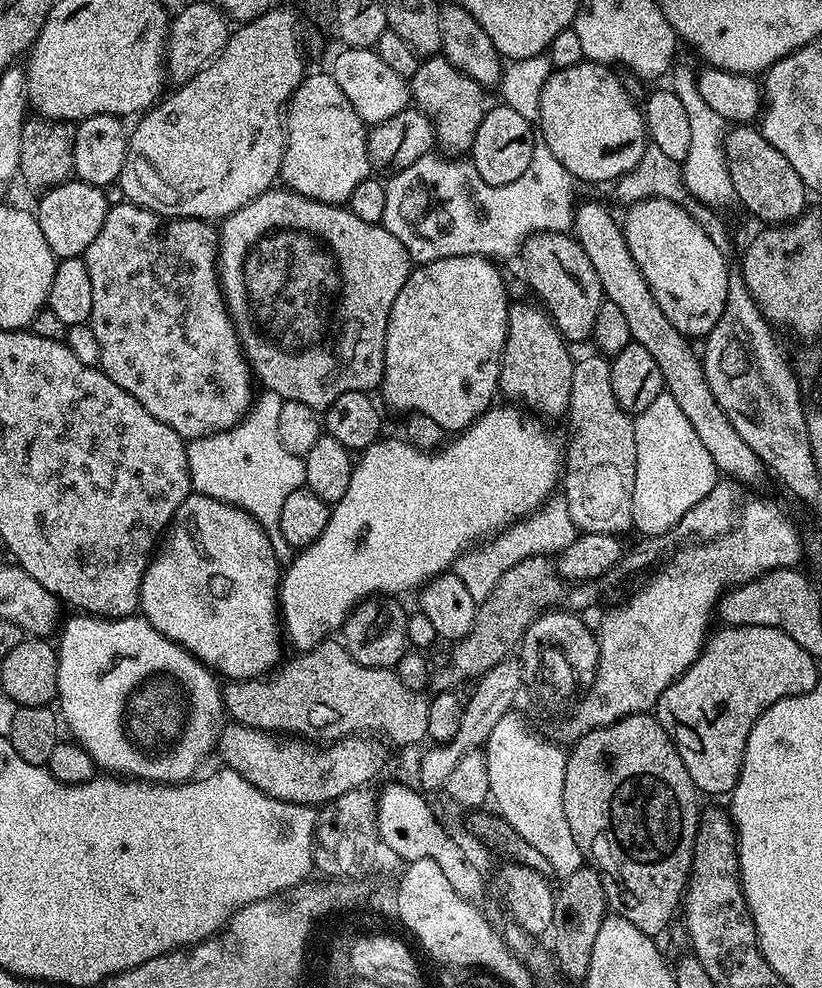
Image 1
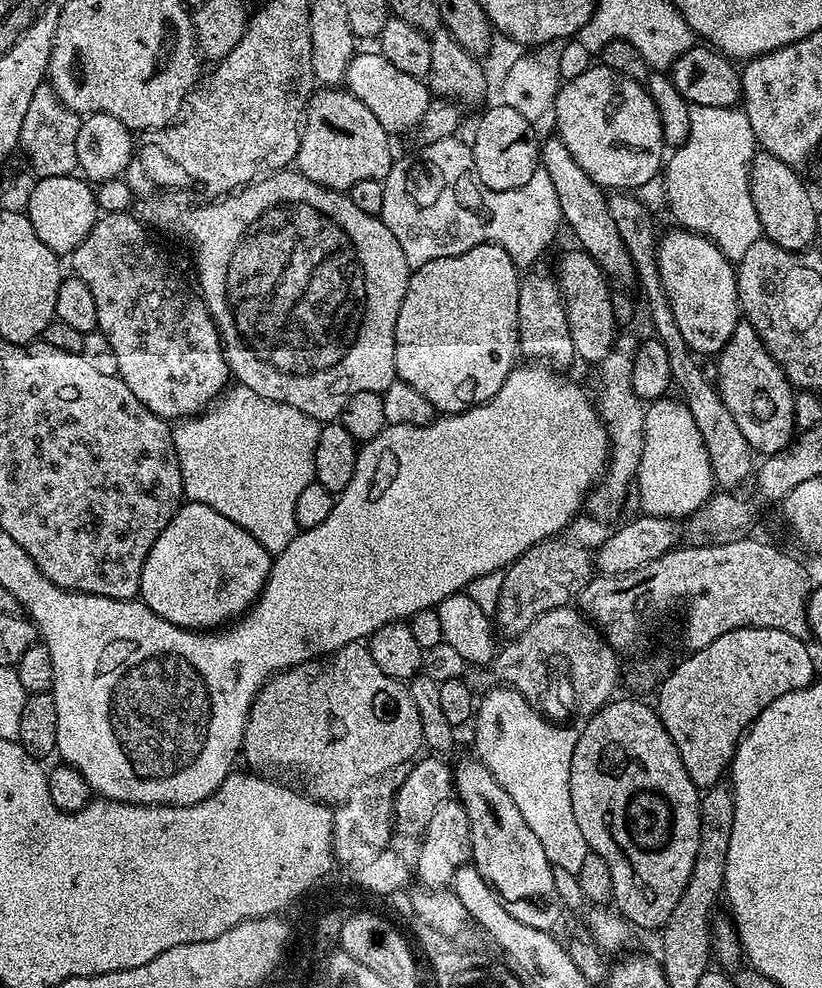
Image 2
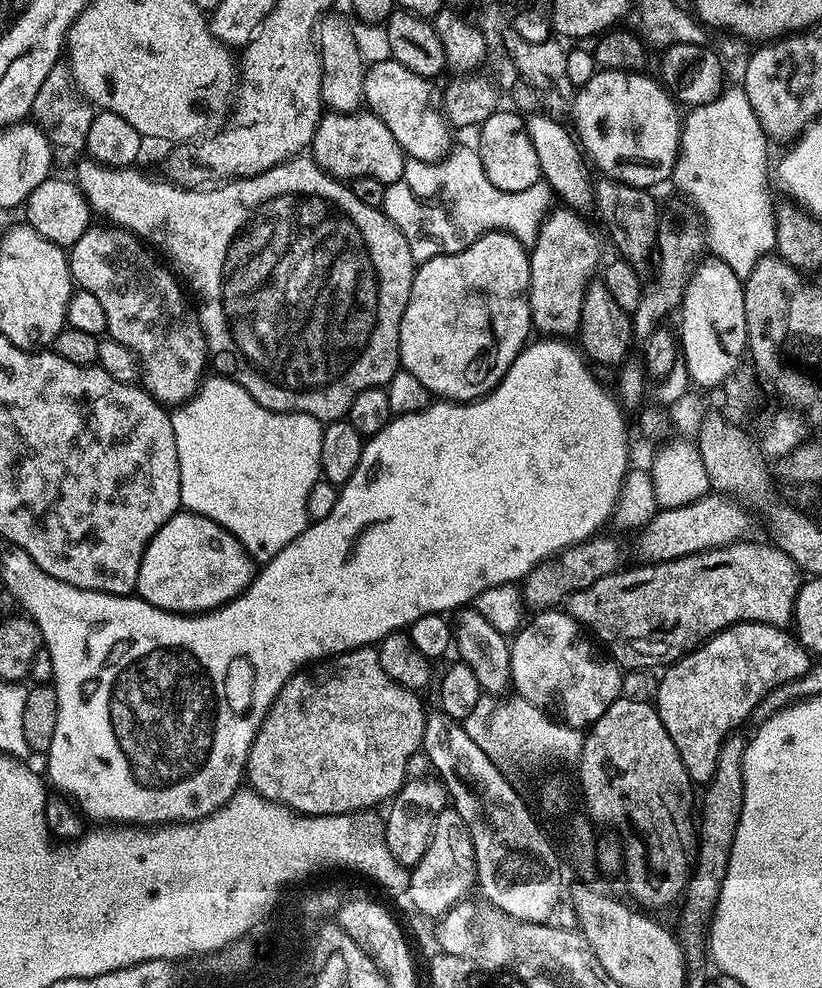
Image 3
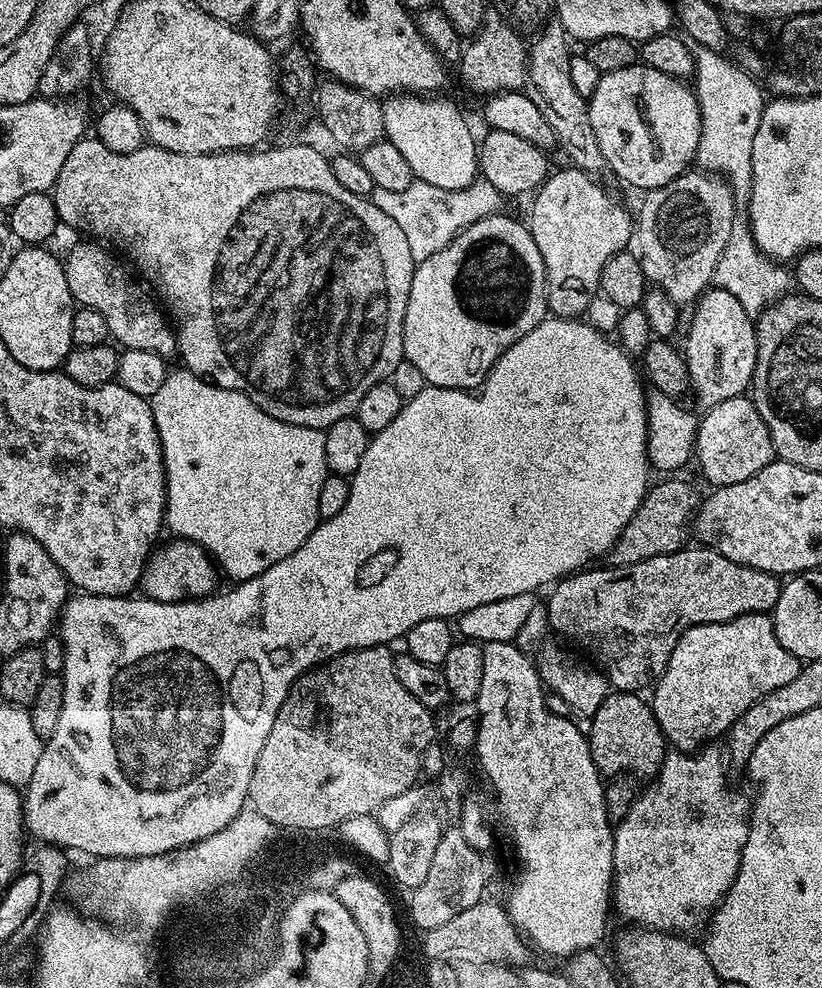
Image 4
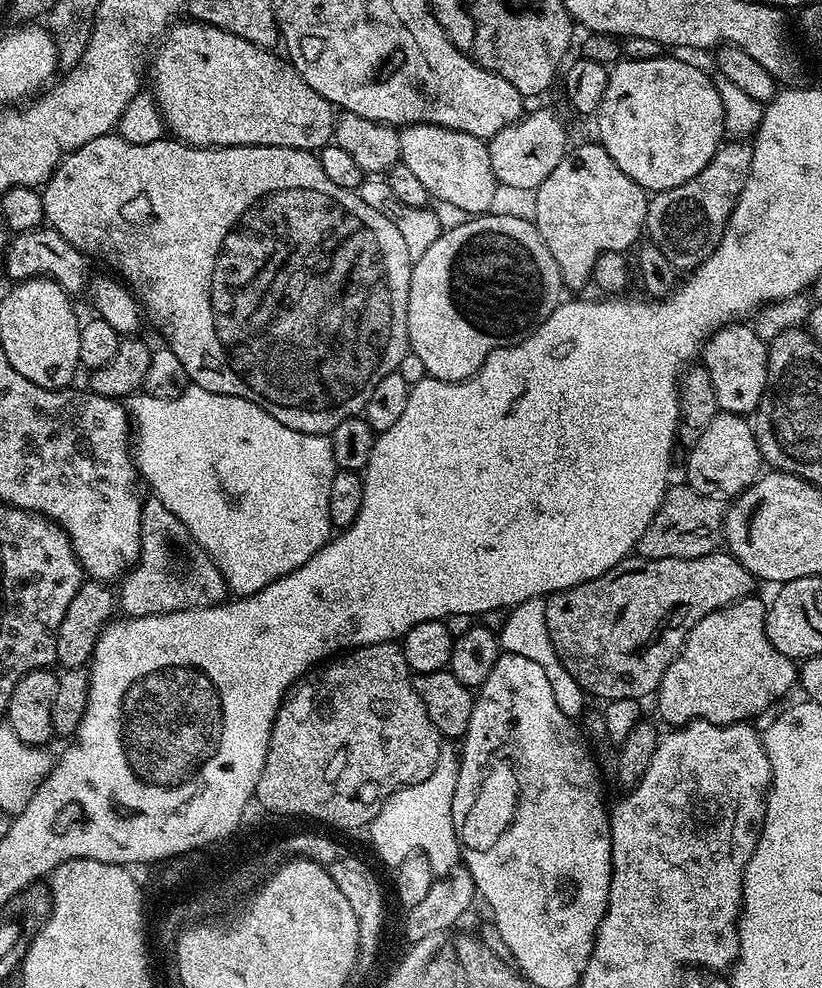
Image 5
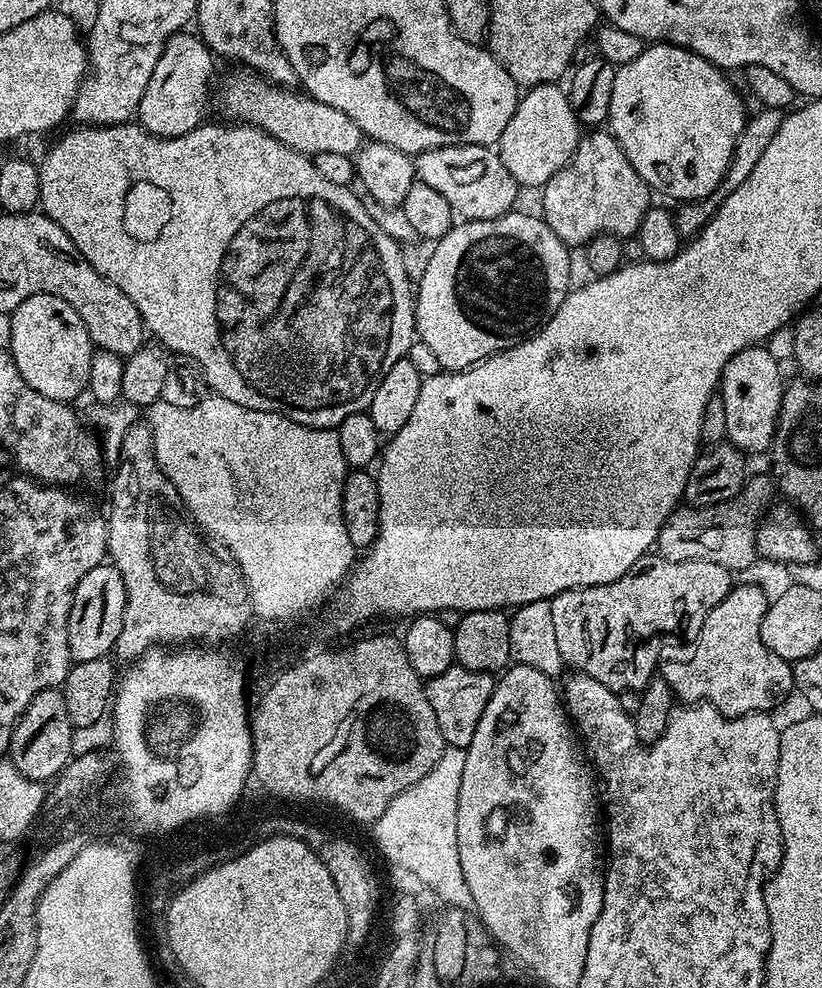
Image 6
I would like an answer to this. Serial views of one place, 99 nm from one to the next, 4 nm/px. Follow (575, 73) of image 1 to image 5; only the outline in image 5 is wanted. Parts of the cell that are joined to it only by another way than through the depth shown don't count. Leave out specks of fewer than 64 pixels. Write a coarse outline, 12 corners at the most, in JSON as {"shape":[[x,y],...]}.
{"shape":[[696,64],[611,65],[598,142],[655,194],[690,182],[725,139]]}

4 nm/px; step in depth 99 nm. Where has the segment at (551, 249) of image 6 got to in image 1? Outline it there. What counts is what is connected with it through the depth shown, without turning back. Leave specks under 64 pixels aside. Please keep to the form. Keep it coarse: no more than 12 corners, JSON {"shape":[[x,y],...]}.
{"shape":[[493,261],[413,267],[379,395],[459,434],[493,407],[510,299]]}

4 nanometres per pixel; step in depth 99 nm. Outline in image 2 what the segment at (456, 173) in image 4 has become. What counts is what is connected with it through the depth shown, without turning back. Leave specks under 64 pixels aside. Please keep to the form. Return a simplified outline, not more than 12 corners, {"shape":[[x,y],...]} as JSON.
{"shape":[[357,51],[345,81],[390,134],[428,113],[421,77]]}

